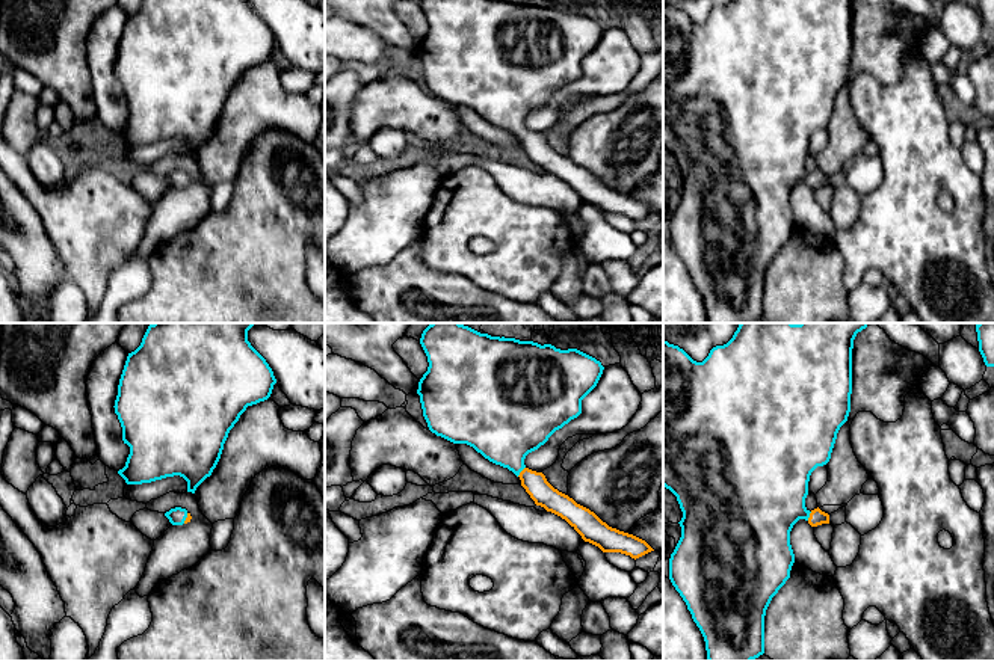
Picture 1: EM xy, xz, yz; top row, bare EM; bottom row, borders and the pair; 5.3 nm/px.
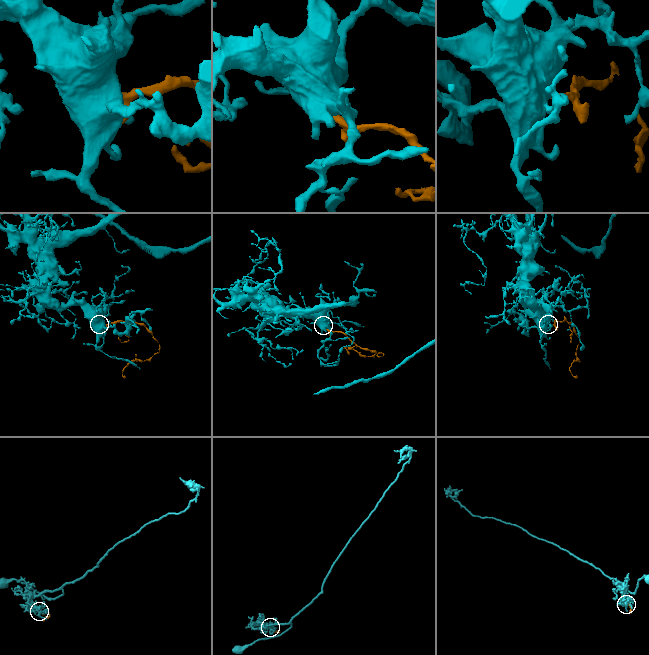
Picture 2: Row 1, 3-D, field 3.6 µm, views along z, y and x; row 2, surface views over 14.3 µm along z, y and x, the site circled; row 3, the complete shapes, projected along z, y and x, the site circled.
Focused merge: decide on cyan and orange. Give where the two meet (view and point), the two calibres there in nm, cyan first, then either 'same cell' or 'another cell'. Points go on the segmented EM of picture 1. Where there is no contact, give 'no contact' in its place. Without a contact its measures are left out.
meets cyan in xz at (521, 470); 380 nm thick on the cyan side, 130 nm on the other; same cell

